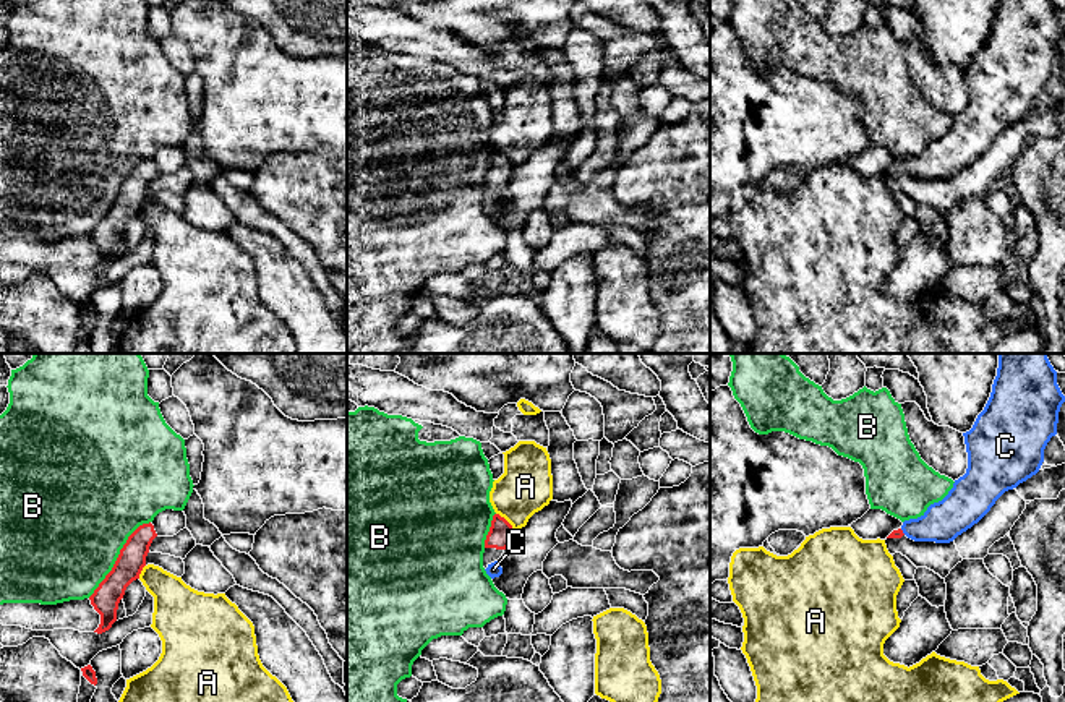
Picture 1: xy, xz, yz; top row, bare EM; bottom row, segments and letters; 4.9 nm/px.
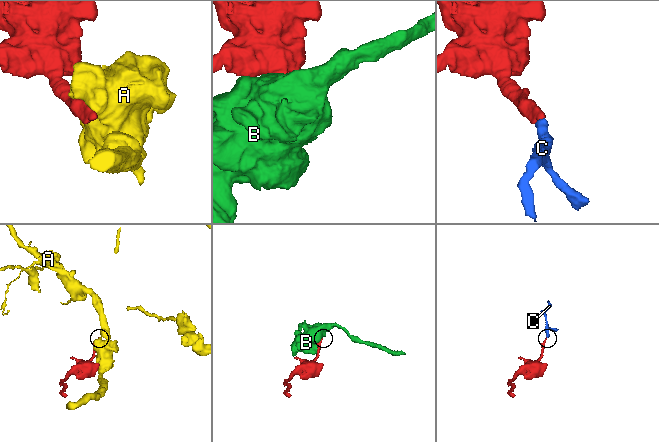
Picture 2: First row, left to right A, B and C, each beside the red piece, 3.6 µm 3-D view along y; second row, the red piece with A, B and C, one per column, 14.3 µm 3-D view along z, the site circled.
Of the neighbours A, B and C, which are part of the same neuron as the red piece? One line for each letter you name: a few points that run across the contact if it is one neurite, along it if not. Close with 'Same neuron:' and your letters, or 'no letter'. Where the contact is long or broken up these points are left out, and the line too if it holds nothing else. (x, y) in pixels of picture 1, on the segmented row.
C: yz (897, 534), (902, 532), (942, 522)
Same neuron: C

